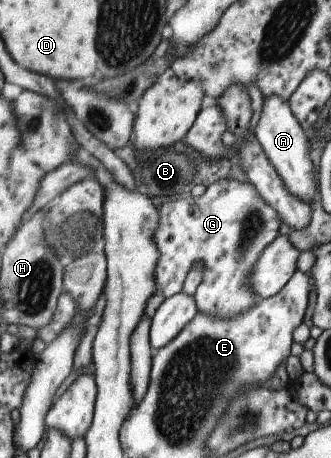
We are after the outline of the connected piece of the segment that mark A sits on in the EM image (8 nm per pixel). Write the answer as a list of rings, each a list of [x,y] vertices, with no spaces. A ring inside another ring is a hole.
[[[276,94],[262,96],[259,118],[254,128],[254,135],[261,145],[265,156],[281,177],[285,188],[307,204],[313,198],[315,182],[313,182],[313,170],[309,160],[309,144],[300,123],[293,116],[290,106]]]

